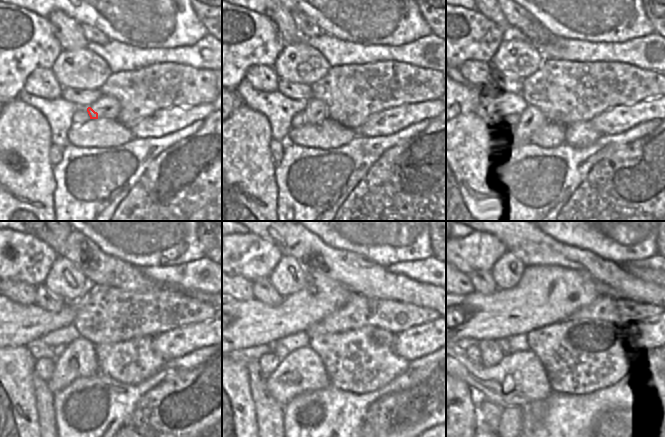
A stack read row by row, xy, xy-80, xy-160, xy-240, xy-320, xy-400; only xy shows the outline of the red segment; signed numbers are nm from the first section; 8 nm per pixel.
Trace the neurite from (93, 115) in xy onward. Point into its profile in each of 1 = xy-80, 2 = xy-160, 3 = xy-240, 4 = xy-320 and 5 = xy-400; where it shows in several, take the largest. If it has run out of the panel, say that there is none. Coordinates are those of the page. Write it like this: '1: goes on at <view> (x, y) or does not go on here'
1: goes on at xy-80 (312, 116)
2: goes on at xy-160 (532, 119)
3: goes on at xy-240 (79, 359)
4: goes on at xy-320 (301, 371)
5: goes on at xy-400 (519, 379)

